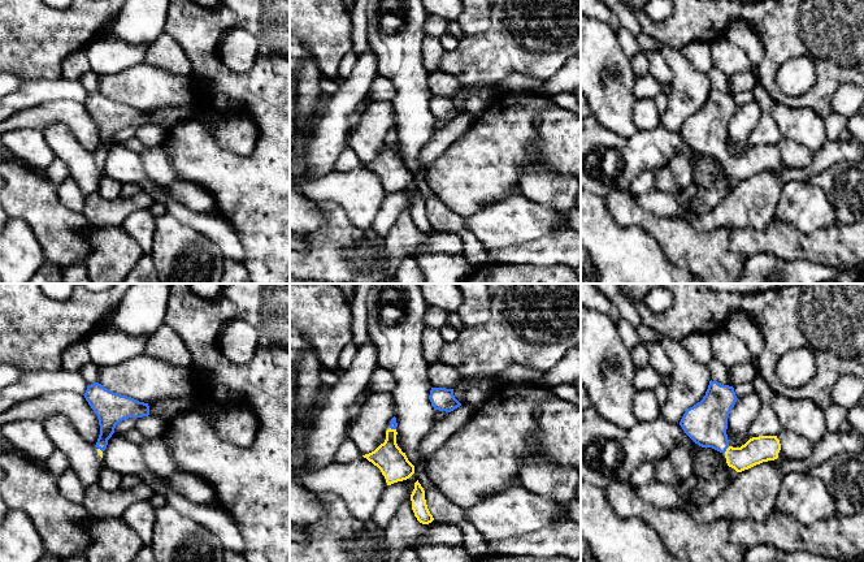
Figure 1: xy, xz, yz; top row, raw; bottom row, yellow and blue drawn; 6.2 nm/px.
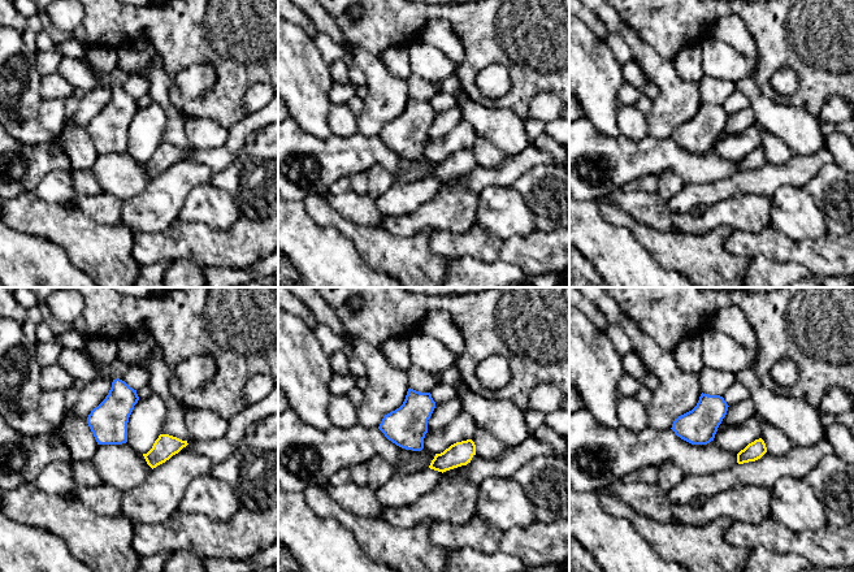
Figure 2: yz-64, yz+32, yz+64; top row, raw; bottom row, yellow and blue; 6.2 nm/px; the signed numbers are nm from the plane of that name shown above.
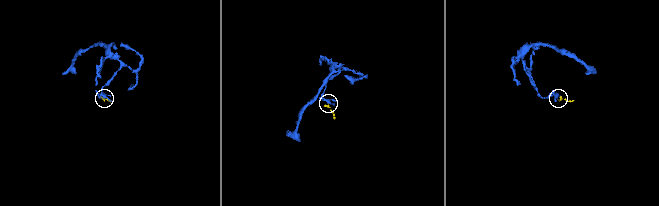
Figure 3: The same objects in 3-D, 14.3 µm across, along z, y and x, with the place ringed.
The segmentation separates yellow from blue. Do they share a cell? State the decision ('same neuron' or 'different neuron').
same neuron

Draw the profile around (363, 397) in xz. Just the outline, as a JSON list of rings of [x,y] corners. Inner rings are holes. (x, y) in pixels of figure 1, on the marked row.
[[[365,389],[356,397],[355,402],[349,407],[349,420],[348,420],[348,424],[347,424],[347,429],[356,420],[356,416],[360,412],[362,405],[369,399],[370,395],[372,395],[372,393]]]

